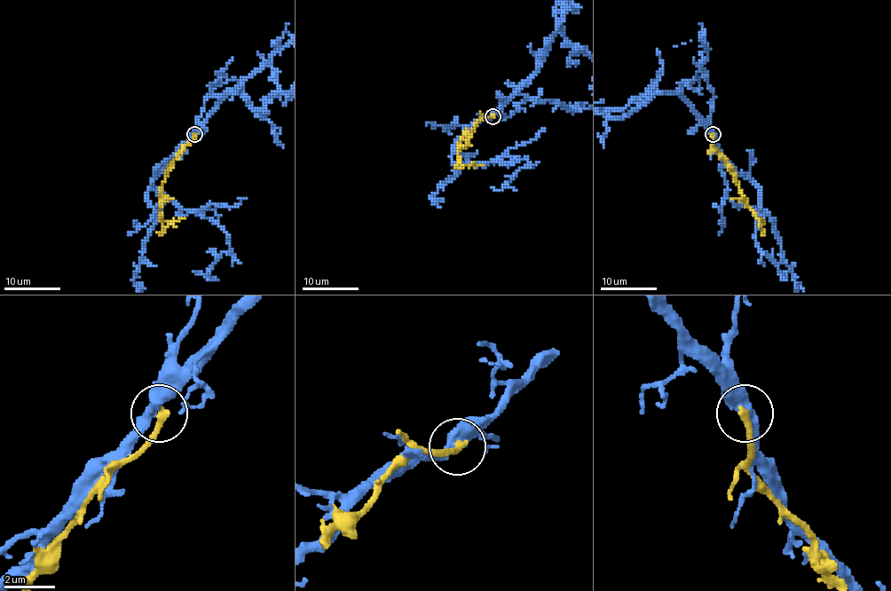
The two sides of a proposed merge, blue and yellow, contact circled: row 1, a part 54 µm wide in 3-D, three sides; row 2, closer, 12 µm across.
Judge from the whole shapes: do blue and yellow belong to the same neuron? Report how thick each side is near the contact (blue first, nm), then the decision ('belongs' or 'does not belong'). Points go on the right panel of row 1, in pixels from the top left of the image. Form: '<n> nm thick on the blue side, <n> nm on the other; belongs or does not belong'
460 nm thick on the blue side, 300 nm on the other; does not belong

